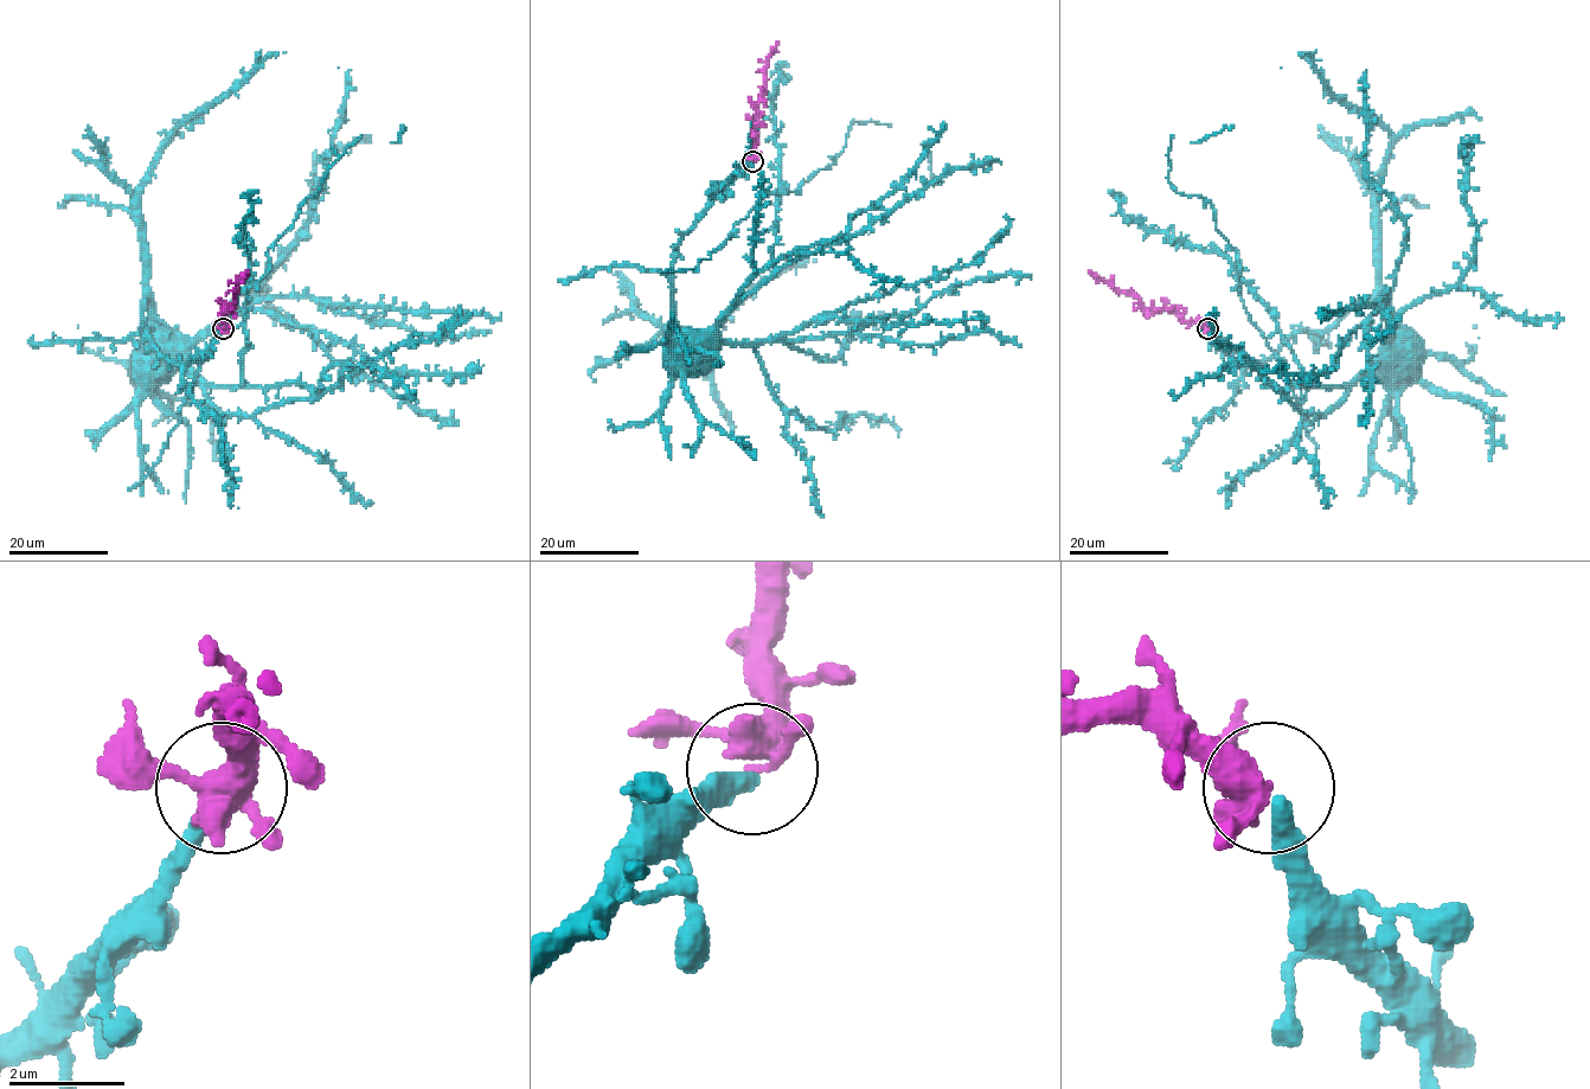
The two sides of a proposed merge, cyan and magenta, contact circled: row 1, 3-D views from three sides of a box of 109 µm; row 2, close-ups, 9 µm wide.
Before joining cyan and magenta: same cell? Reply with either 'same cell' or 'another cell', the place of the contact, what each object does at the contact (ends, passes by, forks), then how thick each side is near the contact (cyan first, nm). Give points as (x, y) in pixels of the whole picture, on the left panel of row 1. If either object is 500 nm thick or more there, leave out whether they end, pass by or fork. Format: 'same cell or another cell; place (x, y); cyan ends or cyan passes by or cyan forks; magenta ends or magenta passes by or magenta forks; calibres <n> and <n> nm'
same cell; place (223, 328); cyan ends; magenta forks; calibres 360 and 240 nm

